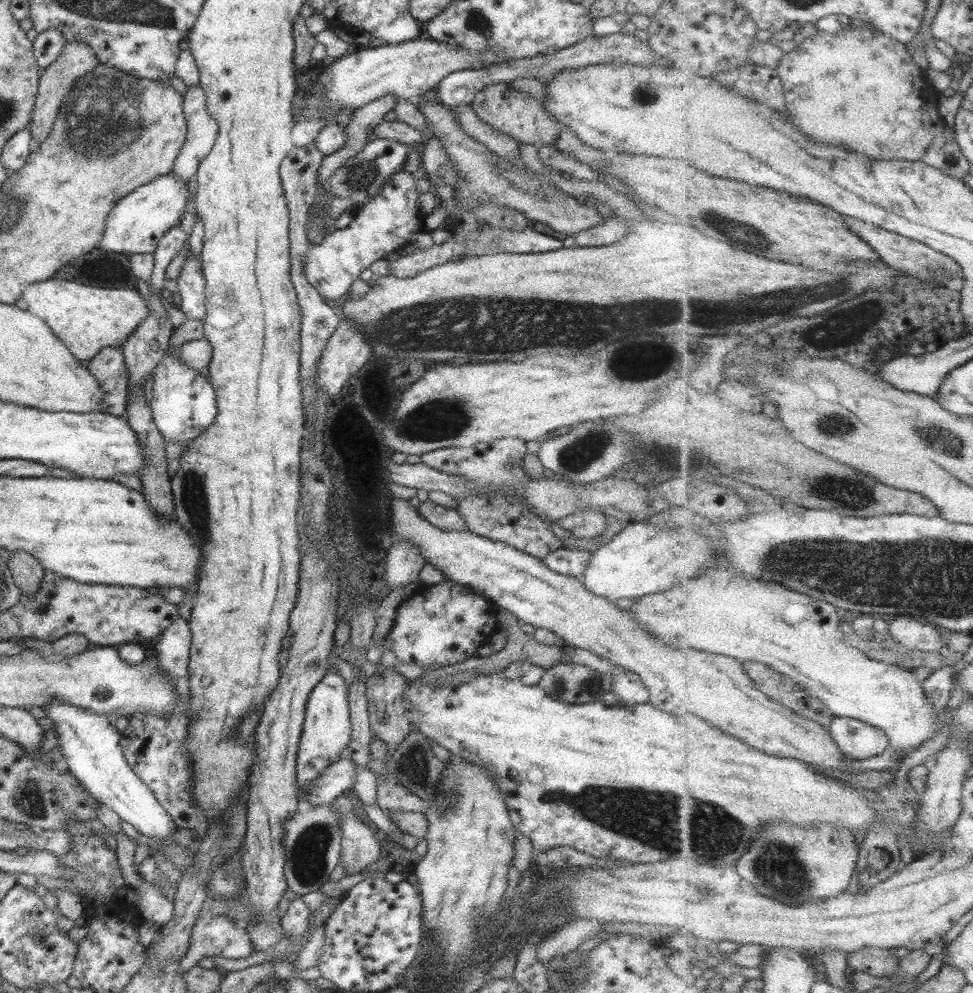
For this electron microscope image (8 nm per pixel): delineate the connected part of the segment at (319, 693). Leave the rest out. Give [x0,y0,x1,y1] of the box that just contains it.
[294,672,350,788]

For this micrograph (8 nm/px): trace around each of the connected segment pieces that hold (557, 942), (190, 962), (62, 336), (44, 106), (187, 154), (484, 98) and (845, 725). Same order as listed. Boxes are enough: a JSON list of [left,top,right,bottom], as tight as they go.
[[536,919,607,964],[178,910,252,974],[22,280,148,361],[28,41,97,147],[170,84,217,184],[469,83,562,149],[829,716,891,759]]

